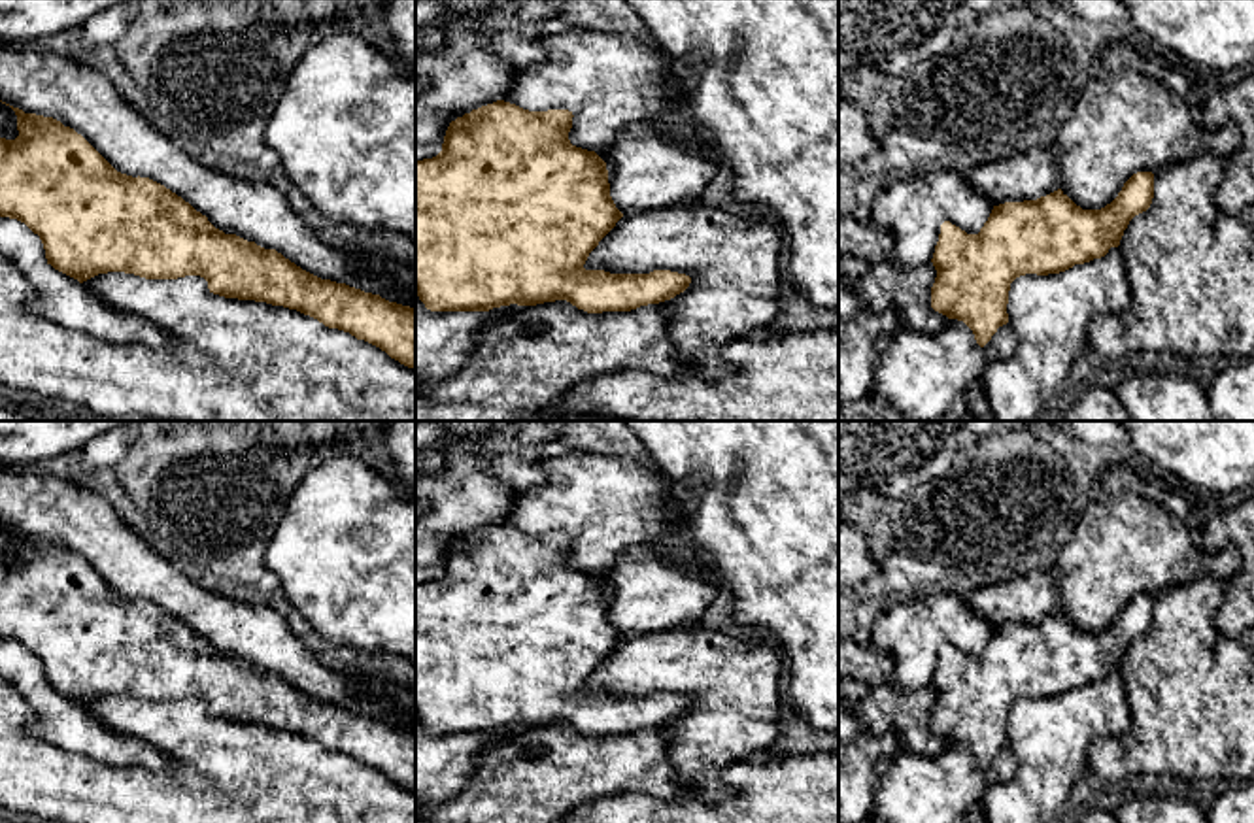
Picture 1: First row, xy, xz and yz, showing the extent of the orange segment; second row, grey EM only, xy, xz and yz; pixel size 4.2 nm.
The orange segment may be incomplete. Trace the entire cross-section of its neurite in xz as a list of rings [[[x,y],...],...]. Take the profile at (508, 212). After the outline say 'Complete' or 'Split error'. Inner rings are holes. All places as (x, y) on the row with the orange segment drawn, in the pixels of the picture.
[[[497,100],[449,123],[442,151],[415,162],[415,294],[431,311],[489,311],[567,300],[587,313],[631,311],[684,293],[691,277],[670,270],[610,274],[585,270],[599,242],[623,213],[610,196],[606,162],[568,140],[572,111],[529,111]]]. Complete

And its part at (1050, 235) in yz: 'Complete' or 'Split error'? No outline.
Complete

